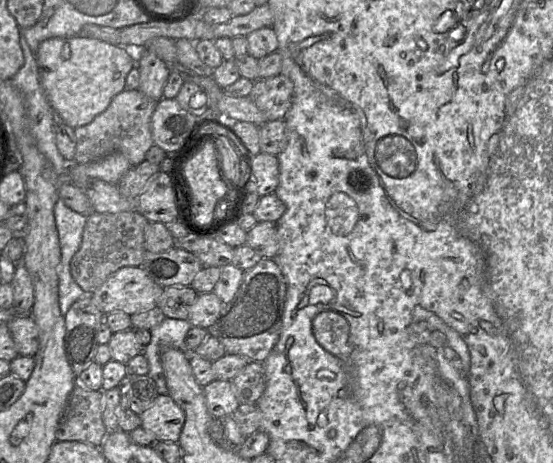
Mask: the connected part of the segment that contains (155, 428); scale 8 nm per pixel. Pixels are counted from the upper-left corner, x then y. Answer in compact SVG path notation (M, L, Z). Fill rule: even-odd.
M169 394L157 395L152 404L142 414L141 427L152 432L160 441L177 442L185 423L185 413Z

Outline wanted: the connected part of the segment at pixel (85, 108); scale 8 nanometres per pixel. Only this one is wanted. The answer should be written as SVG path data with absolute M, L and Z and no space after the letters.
M87 36L55 37L44 40L36 52L39 78L52 109L62 123L78 128L89 124L107 109L112 99L126 89L126 77L137 66L137 51Z

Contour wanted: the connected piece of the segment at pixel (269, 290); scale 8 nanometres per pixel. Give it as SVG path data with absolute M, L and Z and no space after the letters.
M262 258L254 267L244 270L234 298L229 303L223 303L219 317L207 331L220 341L226 354L242 355L250 361L264 362L280 337L286 294L286 279L276 258Z

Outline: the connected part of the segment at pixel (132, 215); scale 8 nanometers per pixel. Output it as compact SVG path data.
M138 210L93 212L88 216L82 243L70 262L71 275L86 294L92 294L120 268L142 265L146 253L144 232L148 223L148 219Z

